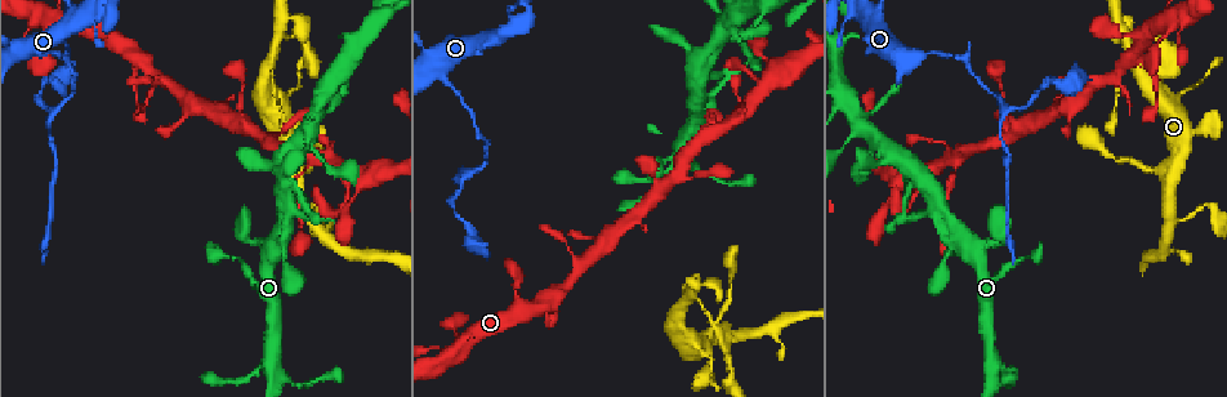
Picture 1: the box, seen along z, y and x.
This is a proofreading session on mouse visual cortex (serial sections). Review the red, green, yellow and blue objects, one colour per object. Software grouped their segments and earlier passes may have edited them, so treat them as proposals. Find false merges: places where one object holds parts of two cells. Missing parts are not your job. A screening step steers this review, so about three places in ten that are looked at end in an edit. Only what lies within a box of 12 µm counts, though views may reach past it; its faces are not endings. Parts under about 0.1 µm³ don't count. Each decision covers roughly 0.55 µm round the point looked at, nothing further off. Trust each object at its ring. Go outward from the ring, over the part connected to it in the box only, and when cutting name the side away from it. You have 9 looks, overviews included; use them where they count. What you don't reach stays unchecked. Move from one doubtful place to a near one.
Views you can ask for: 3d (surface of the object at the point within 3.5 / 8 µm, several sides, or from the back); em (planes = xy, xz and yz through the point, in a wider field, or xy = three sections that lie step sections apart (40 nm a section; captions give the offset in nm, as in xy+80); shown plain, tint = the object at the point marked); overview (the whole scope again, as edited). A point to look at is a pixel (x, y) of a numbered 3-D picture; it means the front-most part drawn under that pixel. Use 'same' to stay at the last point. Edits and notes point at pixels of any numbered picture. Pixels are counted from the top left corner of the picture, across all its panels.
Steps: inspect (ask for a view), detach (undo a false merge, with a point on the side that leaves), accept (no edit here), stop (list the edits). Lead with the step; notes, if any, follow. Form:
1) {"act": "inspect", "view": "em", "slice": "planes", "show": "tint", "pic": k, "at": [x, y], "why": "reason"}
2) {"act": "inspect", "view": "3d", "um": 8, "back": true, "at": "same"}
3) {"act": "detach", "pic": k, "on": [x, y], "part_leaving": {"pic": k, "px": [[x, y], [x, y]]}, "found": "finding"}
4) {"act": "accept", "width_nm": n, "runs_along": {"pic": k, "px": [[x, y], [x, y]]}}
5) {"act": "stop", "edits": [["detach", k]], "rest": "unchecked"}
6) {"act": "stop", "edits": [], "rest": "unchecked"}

{"act": "inspect", "view": "3d", "um": 8, "pic": 1, "at": [446, 78], "why": "calibre changes"}

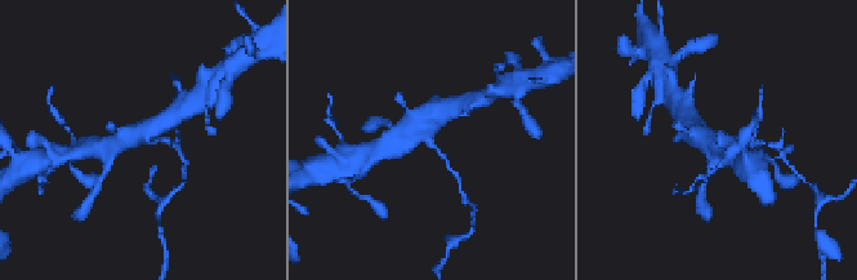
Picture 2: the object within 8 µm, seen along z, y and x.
{"act": "inspect", "view": "3d", "um": 3.5, "pic": 2, "at": [147, 142], "why": "closer look"}

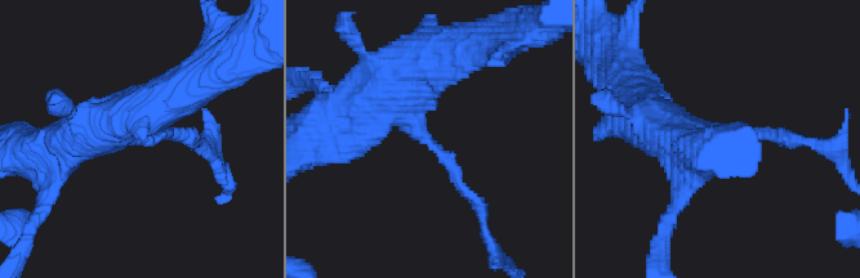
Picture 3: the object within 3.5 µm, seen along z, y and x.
{"act": "inspect", "view": "em", "slice": "xy", "step": 1, "show": "tint", "pic": 3, "at": [420, 129], "arm_widths_nm": [150, 600], "why": "shape alone is not enough"}

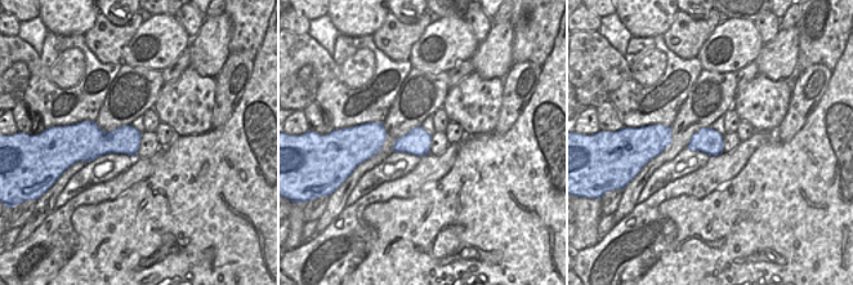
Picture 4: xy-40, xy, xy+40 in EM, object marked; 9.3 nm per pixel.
{"act": "detach", "pic": 3, "on": [781, 140], "part_leaving": {"pic": 3, "px": [[445, 161], [504, 264]]}, "found": "a second cell is stuck on"}

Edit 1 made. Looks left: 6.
{"act": "inspect", "view": "3d", "um": 3.5, "pic": 1, "at": [1161, 40], "why": "sudden change in width"}

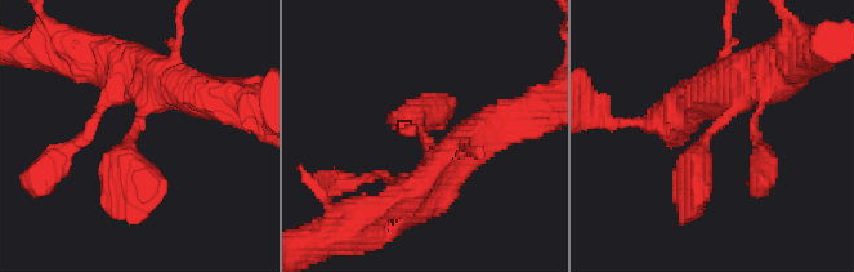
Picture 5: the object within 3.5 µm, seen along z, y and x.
{"act": "inspect", "view": "em", "slice": "xy", "step": 1, "show": "tint", "pic": 5, "at": [421, 128], "why": "need the tissue"}

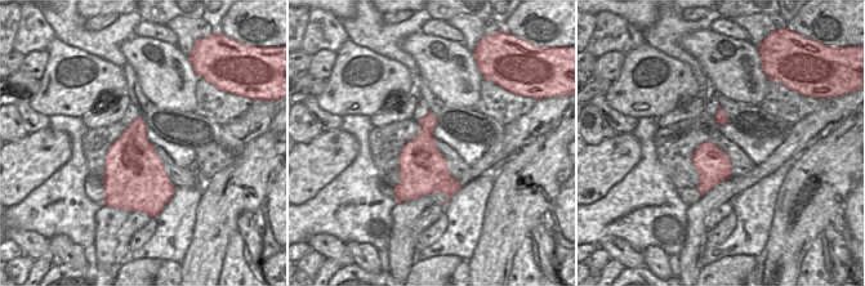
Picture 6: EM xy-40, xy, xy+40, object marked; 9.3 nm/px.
{"act": "accept", "found": "one cell here"}

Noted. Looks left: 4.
{"act": "inspect", "view": "3d", "um": 3.5, "pic": 1, "at": [676, 150], "why": "thin arm on a thick one"}

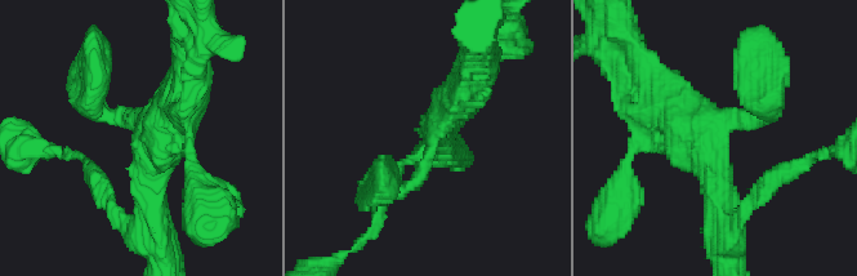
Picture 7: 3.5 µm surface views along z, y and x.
{"act": "inspect", "view": "em", "slice": "xy", "step": 2, "show": "tint", "pic": 7, "at": [429, 145], "arms": 3, "arm_widths_nm": [200, 400, 500]}

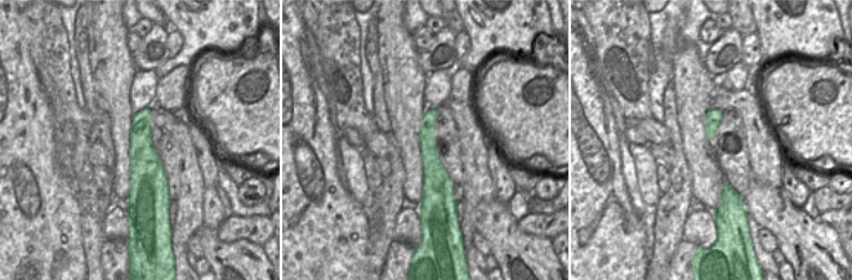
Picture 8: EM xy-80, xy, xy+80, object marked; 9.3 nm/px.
{"act": "accept", "runs_along": {"pic": 8, "px": [[432, 111], [428, 154], [433, 199]]}, "found": "all the same cell"}

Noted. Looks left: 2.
{"act": "inspect", "view": "3d", "um": 3.5, "pic": 1, "at": [1171, 218], "why": "calibre changes"}

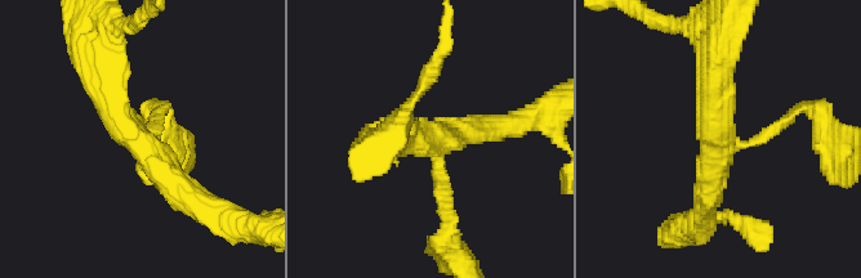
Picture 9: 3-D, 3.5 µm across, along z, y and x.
{"act": "inspect", "view": "em", "slice": "xy", "step": 2, "show": "tint", "pic": 9, "at": [134, 139], "arms": 3, "arm_widths_nm": [200, 350, 400]}

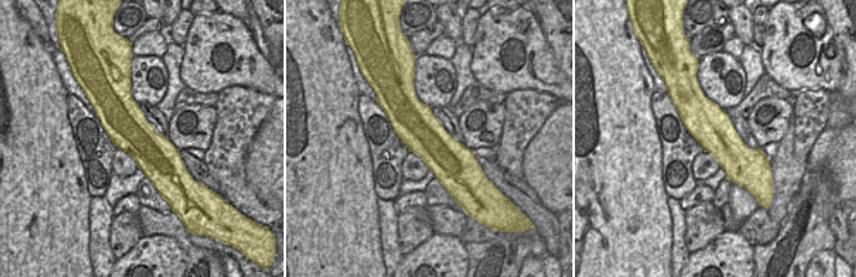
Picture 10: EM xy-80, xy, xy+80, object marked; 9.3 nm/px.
{"act": "accept", "width_nm": 400, "runs_along": {"pic": 9, "px": [[97, 58], [121, 125], [192, 200]]}, "found": "continuous, no second cell"}

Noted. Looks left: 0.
{"act": "stop", "edits": [["detach", 3]], "rest": "unchecked"}

